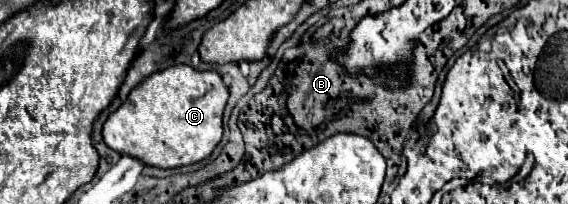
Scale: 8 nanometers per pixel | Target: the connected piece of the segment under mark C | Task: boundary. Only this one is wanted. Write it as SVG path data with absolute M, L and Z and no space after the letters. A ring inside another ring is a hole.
M186 64L170 66L148 76L126 102L104 122L104 142L148 166L178 168L196 164L212 154L222 140L222 112L228 102L228 86L214 70L194 70Z

